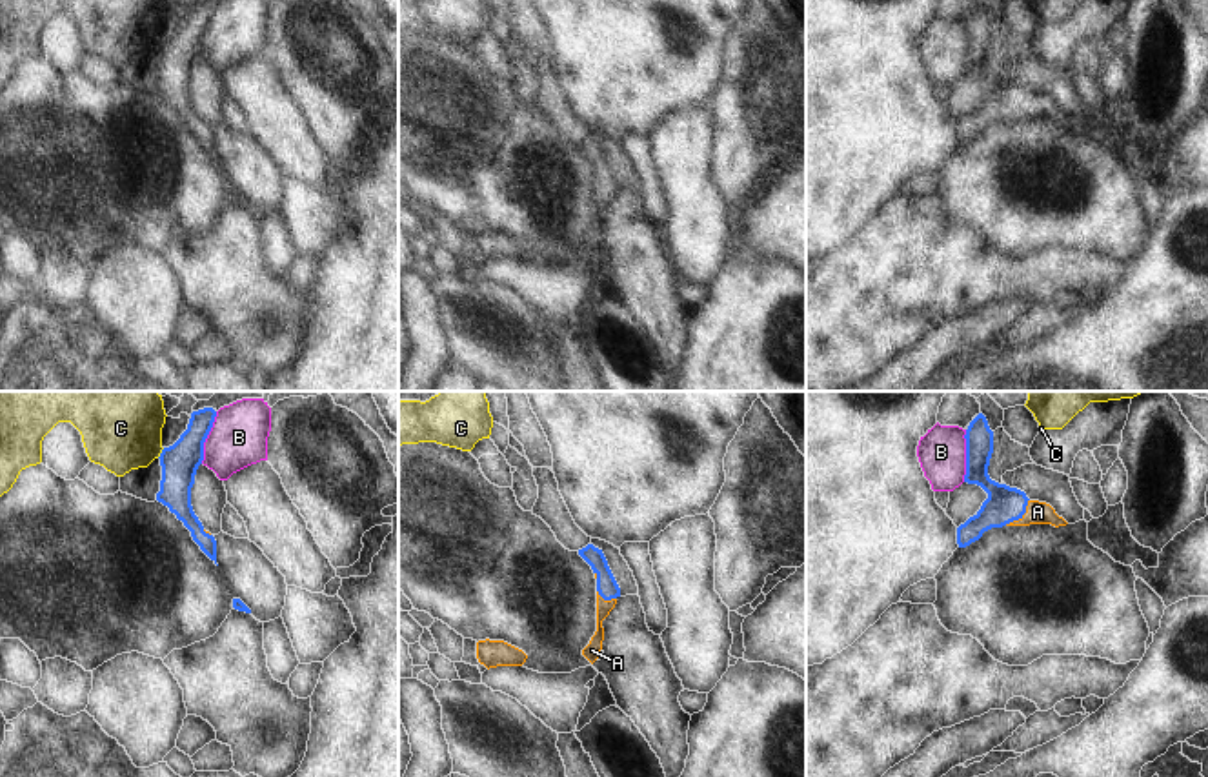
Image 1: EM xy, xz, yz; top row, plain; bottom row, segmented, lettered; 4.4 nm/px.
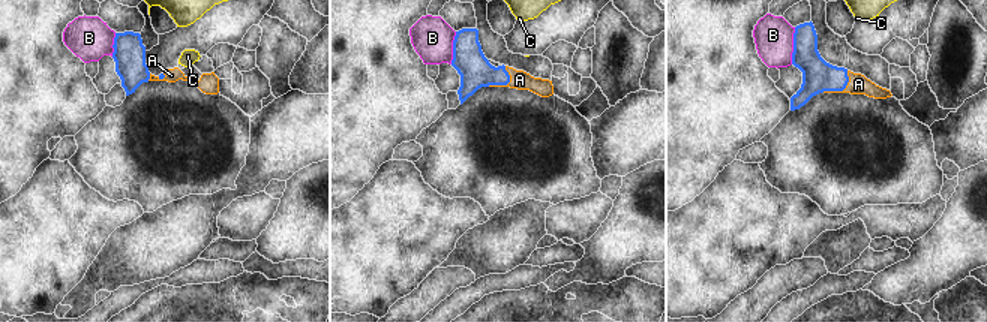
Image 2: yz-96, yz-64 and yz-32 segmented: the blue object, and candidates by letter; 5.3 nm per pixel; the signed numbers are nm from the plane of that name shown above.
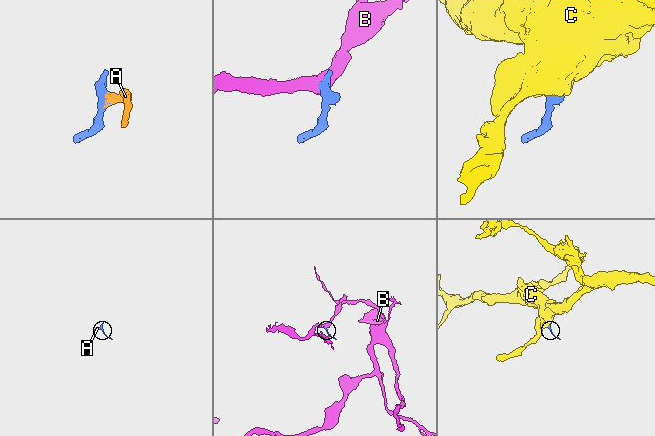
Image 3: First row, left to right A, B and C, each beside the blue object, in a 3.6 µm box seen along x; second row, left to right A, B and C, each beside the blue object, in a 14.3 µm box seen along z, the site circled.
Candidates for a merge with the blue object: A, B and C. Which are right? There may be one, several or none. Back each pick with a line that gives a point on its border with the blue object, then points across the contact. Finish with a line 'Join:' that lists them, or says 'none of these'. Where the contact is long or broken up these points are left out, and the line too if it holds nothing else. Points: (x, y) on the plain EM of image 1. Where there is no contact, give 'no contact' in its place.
A: contact yz (1021, 108); way yz (1005, 97), (1021, 108), (1037, 104)
Join: A

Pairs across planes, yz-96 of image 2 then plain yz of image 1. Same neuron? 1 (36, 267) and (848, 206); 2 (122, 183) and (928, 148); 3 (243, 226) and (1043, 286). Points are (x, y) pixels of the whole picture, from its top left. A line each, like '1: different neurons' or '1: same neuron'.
1: different neurons
2: different neurons
3: same neuron

